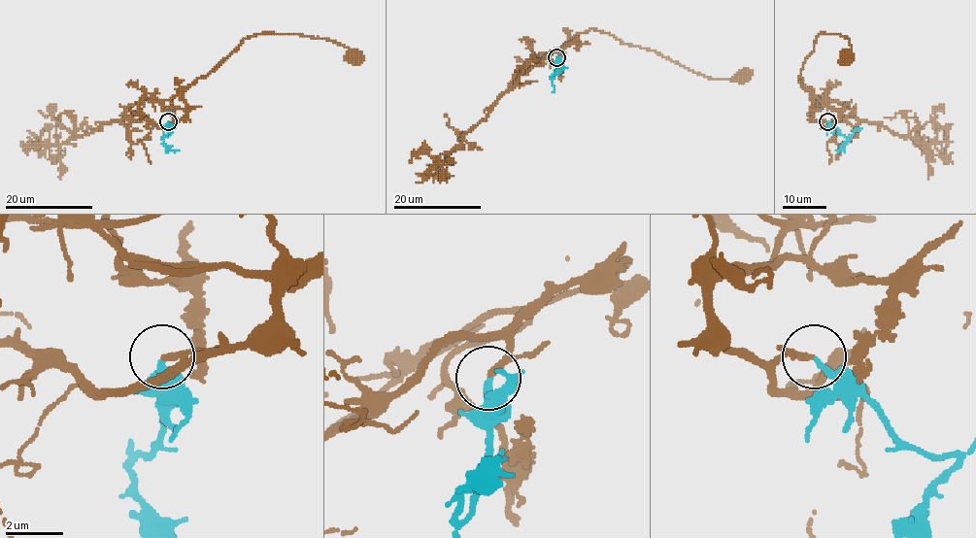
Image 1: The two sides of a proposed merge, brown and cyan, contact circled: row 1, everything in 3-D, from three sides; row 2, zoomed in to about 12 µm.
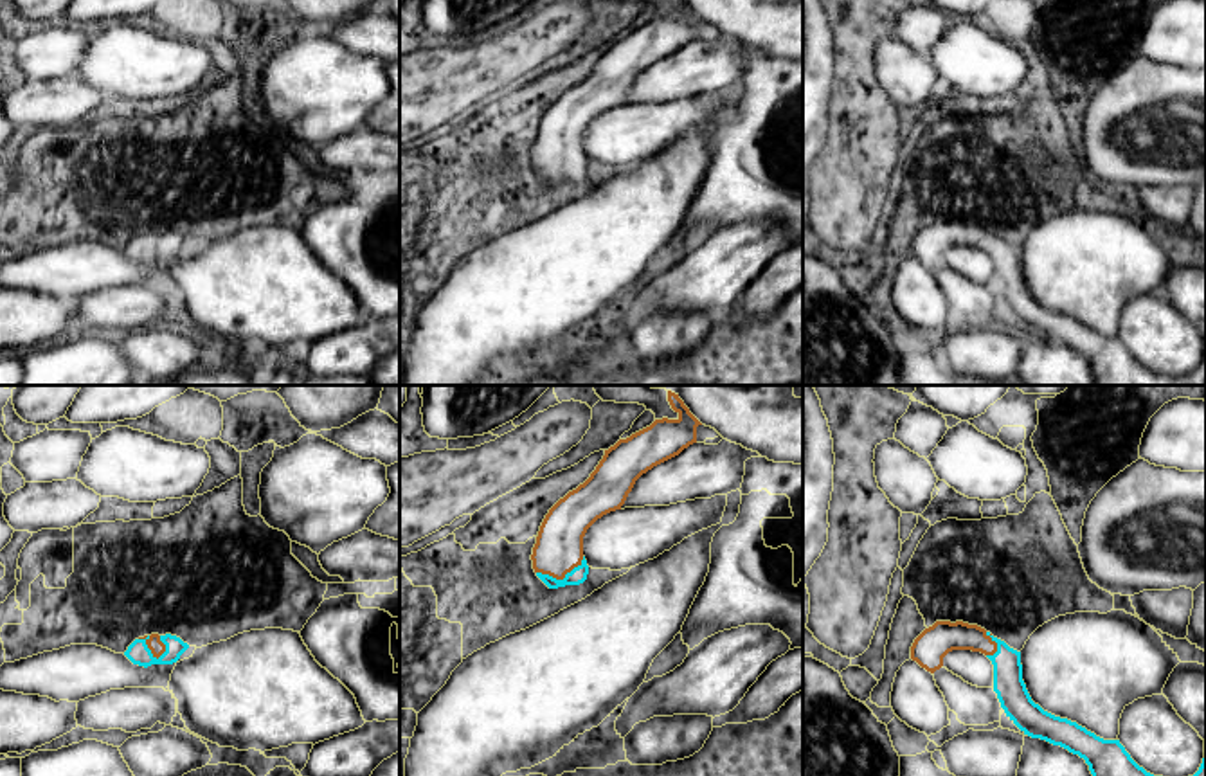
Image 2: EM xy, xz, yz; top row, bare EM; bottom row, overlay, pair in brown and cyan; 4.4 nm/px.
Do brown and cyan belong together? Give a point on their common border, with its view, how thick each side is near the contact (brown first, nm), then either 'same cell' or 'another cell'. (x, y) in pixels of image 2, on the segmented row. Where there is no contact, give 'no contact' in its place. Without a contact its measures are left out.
meets brown in xy at (152, 652); 70 nm thick on the brown side, 100 nm on the other; same cell

